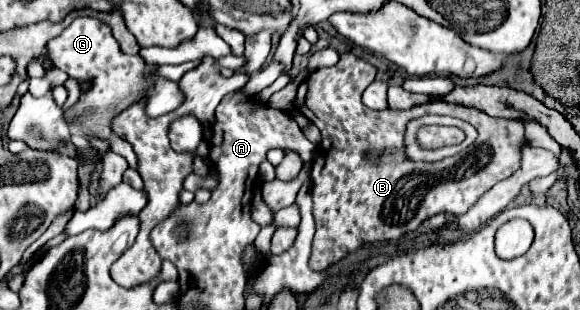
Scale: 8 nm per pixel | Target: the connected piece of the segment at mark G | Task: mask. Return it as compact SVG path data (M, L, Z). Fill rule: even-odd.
M93 17L75 19L57 39L47 43L47 55L53 67L65 71L81 83L89 83L89 91L83 91L79 101L71 109L63 111L67 123L79 127L85 137L103 141L111 139L113 119L133 103L145 101L145 113L149 117L161 117L181 107L185 99L179 85L157 75L155 65L145 63L139 53L125 55L111 35L111 29Z

